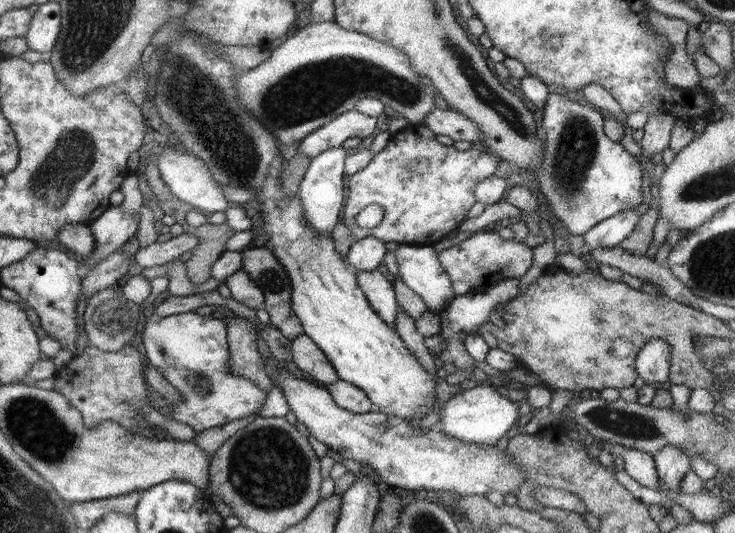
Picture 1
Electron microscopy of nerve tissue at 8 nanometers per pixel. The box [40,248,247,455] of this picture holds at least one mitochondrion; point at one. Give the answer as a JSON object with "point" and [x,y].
{"point":[109,316]}

